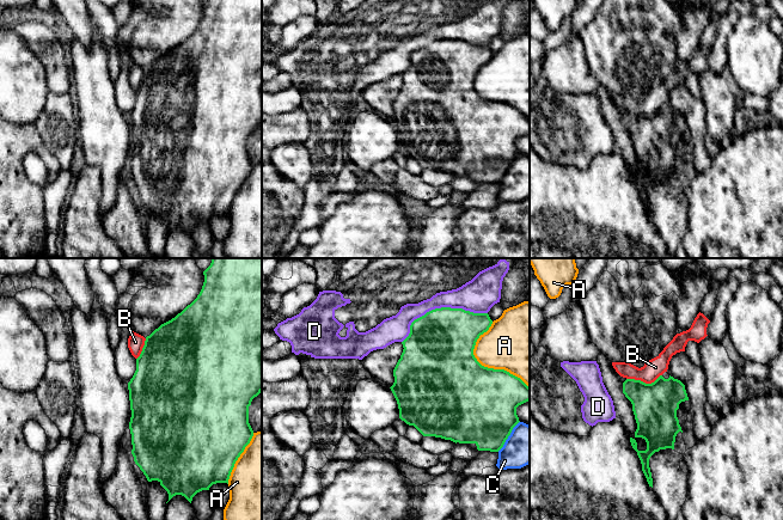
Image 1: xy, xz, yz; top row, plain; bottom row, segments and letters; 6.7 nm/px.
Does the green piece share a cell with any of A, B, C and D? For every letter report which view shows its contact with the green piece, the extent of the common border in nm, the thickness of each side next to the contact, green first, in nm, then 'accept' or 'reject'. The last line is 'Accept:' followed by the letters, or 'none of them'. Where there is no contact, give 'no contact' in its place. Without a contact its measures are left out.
A: meets green in xz; contact 500 nm long; 500 nm thick on the green side, 360 nm on the other; reject
B: meets green in yz; contact 240 nm long; 300 nm thick on the green side, 130 nm on the other; reject
C: meets green in xz; contact 260 nm long; 460 nm thick on the green side, 260 nm on the other; reject
D: meets green in xz; contact 600 nm long; 460 nm thick on the green side, 200 nm on the other; reject
Accept: none of them

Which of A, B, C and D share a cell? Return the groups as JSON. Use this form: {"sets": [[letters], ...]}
{"sets": [["A"], ["B"], ["C"], ["D"]]}

